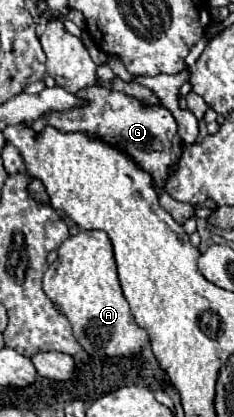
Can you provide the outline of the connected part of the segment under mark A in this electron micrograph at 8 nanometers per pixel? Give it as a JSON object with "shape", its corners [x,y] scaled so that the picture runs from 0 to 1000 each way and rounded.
{"shape":[[[338,554],[321,568],[295,568],[252,597],[252,616],[209,635],[209,645],[184,659],[184,698],[201,712],[235,727],[235,736],[303,770],[312,803],[338,818],[338,827],[380,851],[432,851],[432,856],[568,856],[603,847],[603,837],[637,823],[628,794],[603,789],[551,746],[551,727],[526,712],[509,664],[500,664],[500,635],[483,616],[483,592],[449,554]]]}

